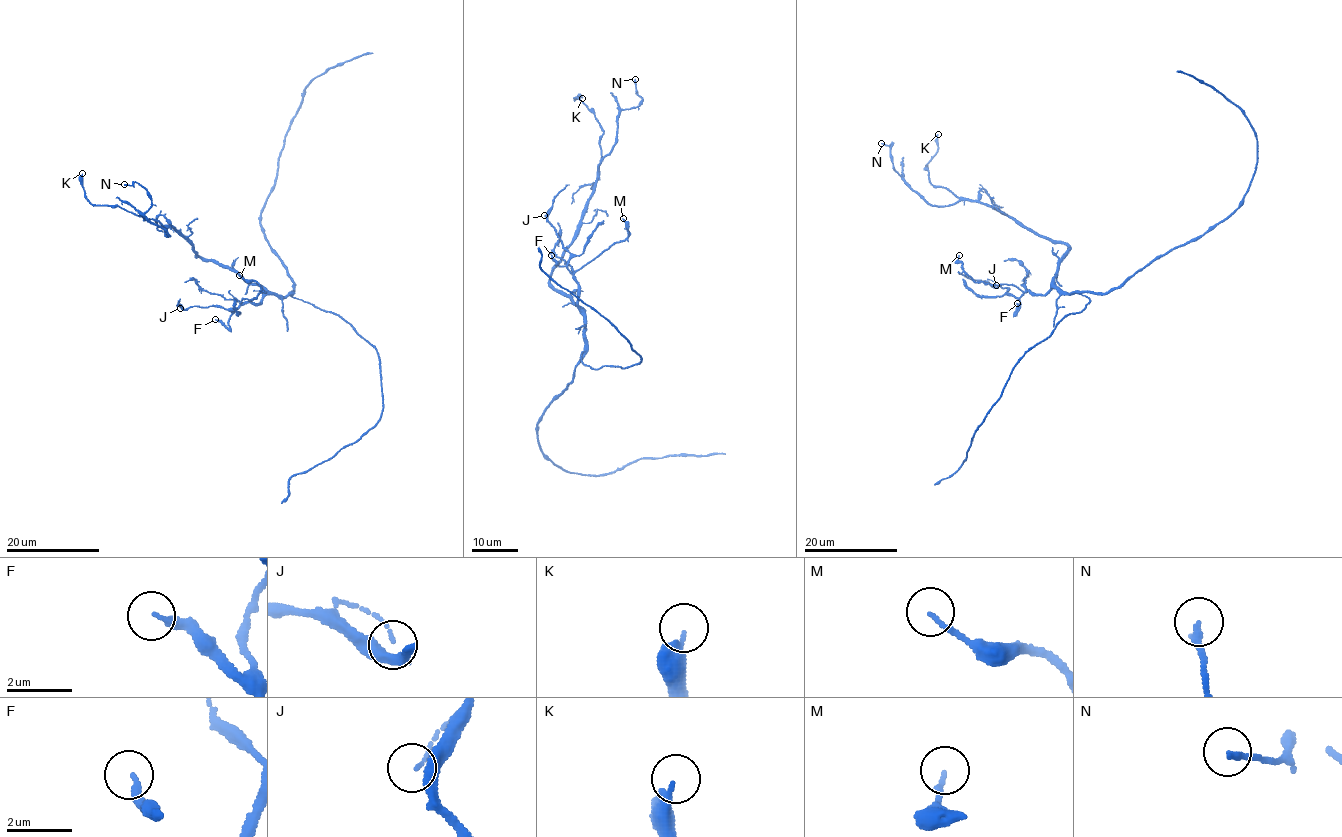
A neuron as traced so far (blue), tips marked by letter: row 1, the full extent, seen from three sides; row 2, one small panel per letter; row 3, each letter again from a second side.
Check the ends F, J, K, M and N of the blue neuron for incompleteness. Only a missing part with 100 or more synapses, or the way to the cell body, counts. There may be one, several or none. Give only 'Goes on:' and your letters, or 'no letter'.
Goes on: no letter

